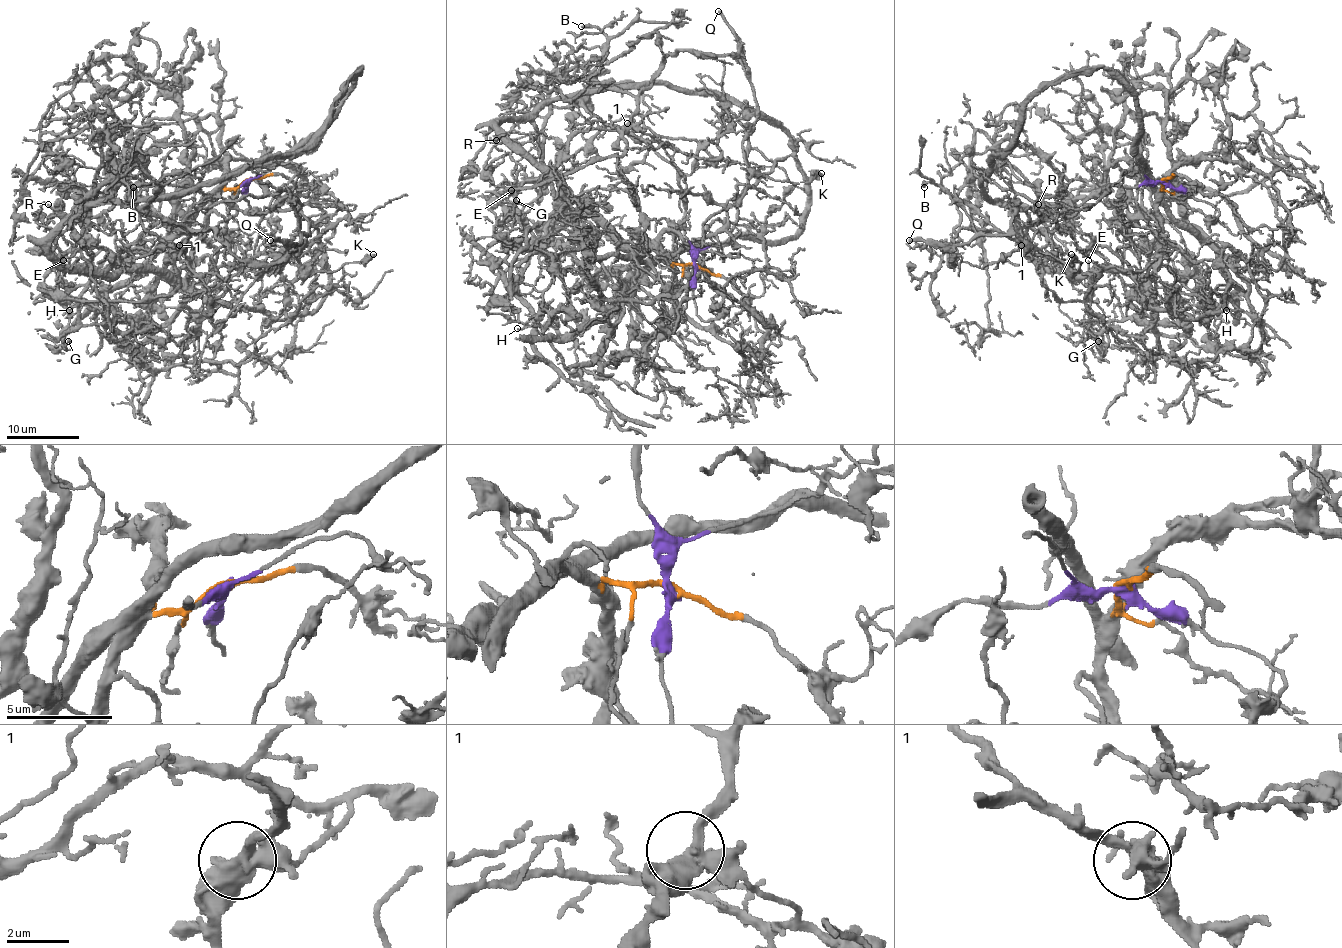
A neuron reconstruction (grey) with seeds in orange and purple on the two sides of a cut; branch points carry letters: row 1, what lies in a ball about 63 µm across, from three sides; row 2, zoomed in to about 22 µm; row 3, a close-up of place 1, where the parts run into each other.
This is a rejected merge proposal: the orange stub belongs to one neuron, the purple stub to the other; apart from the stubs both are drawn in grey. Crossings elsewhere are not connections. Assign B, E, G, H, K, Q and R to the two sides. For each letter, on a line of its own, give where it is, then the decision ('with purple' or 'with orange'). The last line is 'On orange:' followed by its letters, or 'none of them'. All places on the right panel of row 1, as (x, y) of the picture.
B: at (924, 187); with purple
E: at (1088, 260); with purple
G: at (1098, 341); with orange
H: at (1226, 310); with orange
K: at (1071, 254); with purple
Q: at (909, 240); with purple
R: at (1038, 204); with orange
On orange: G, H, R

